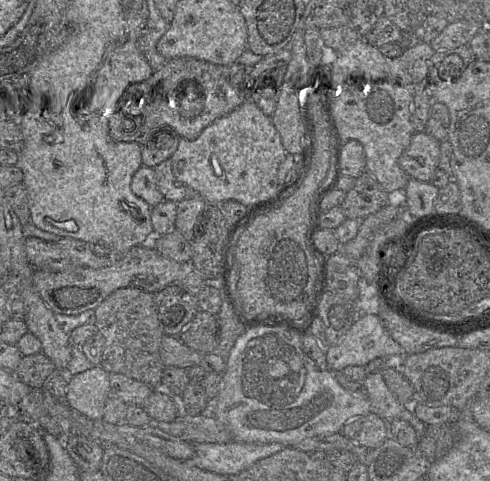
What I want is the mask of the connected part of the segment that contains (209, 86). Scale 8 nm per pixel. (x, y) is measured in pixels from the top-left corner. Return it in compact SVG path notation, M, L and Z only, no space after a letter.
M178 58L168 60L168 62L161 69L153 71L150 77L144 82L131 86L128 91L122 96L120 100L123 100L123 104L130 105L131 113L129 114L128 121L128 130L125 130L129 133L129 138L123 139L120 142L137 142L140 145L144 146L151 139L151 136L157 136L159 131L173 131L180 138L186 140L195 140L201 132L210 124L212 124L217 119L233 112L241 104L251 101L251 79L249 78L249 69L239 67L237 63L232 65L211 65L210 63L205 63L203 61L193 59L193 58Z

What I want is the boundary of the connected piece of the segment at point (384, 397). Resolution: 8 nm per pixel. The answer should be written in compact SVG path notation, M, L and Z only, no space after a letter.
M381 372L367 375L361 382L367 391L367 397L371 404L371 413L383 418L387 423L400 419L414 424L419 441L419 433L423 436L423 422L413 413L412 405L404 405L399 402L394 393L386 385Z

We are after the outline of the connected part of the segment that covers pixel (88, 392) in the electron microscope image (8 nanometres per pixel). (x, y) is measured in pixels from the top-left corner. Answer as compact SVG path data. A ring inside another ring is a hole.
M96 365L69 377L64 400L75 411L100 421L110 390L109 372Z

